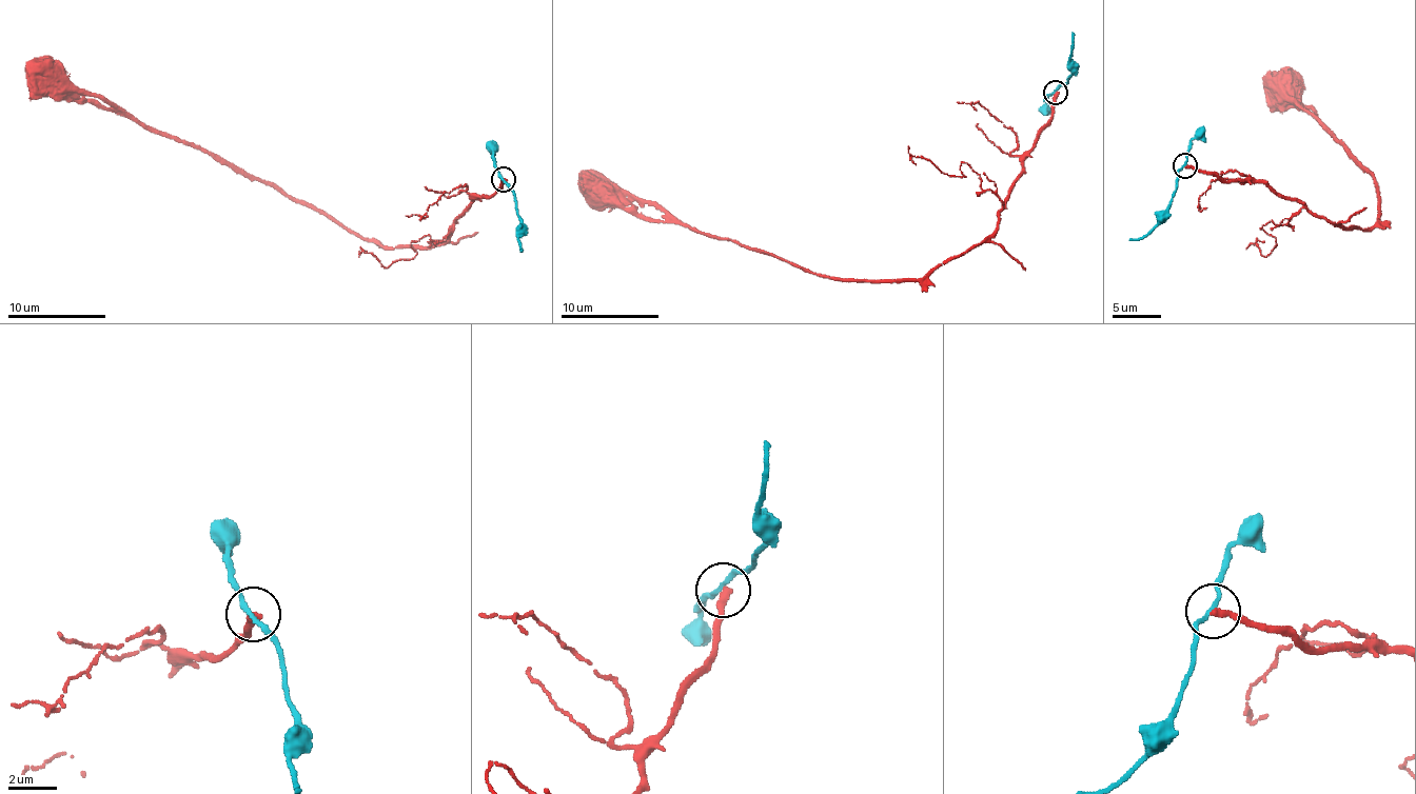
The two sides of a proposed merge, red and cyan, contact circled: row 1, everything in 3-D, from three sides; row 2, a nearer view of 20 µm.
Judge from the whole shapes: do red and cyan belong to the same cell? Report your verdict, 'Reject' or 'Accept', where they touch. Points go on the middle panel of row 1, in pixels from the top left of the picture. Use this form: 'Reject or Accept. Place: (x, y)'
Reject. Place: (1055, 92)

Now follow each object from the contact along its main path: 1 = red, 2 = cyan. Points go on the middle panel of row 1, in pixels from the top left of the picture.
1: (1056, 93), (1050, 124), (1024, 160), (994, 231), (923, 277), (813, 274), (702, 234), (649, 202), (603, 196)
2: (1054, 93), (1065, 84), (1072, 72), (1072, 32)

